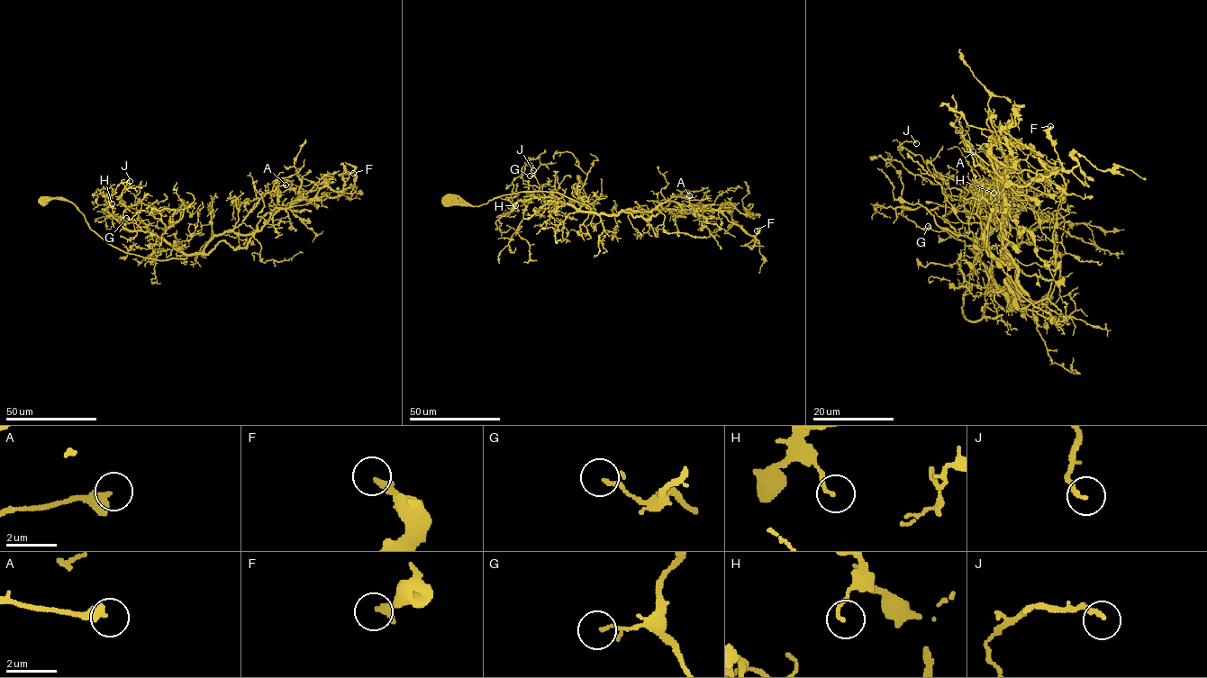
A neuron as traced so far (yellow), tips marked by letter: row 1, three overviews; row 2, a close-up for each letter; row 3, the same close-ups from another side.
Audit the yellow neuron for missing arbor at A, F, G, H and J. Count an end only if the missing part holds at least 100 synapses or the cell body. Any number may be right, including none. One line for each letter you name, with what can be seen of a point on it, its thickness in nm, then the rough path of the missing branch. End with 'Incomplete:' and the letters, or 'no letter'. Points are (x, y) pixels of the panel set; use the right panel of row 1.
Incomplete: no letter

